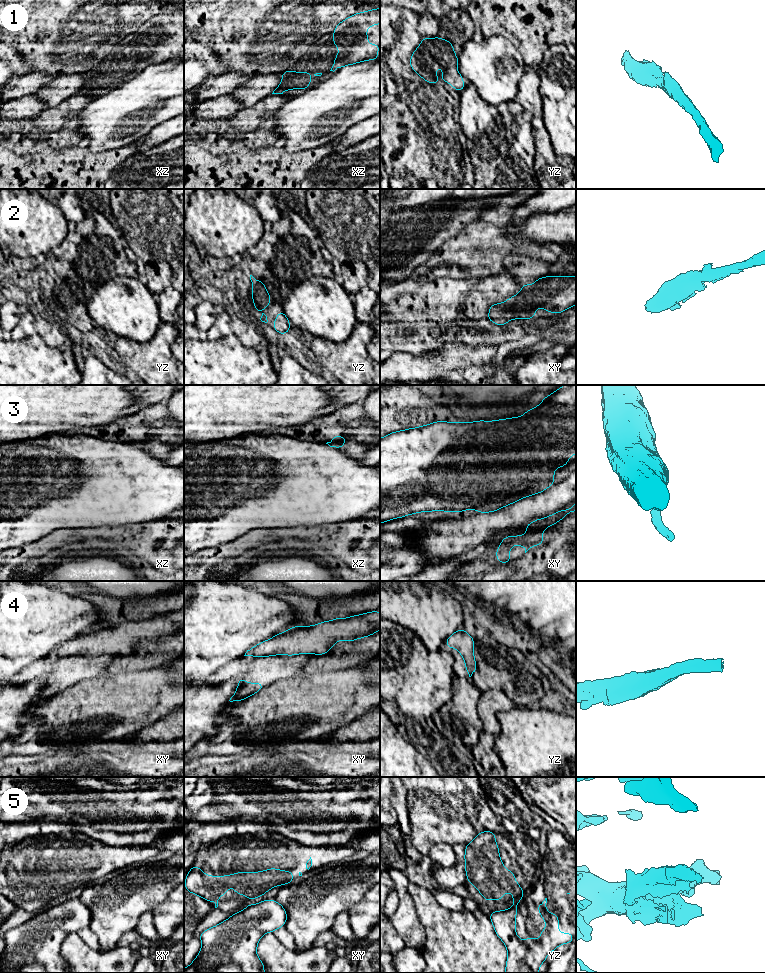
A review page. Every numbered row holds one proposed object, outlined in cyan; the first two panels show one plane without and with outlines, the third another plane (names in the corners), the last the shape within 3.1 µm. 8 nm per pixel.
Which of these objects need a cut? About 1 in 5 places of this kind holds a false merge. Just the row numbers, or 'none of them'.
3, 5

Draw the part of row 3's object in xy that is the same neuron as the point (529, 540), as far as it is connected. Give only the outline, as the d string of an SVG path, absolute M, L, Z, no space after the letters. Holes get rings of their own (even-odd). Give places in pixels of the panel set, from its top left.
M534 531L519 536L506 536L496 550L496 560L499 560L502 564L510 563L509 550L514 545L522 545L526 553L531 547L543 543L542 531Z

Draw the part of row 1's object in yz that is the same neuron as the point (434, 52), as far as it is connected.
M439 36L431 39L422 38L421 44L410 58L410 66L420 77L430 84L437 84L439 79L435 75L435 67L444 71L442 81L448 82L461 92L465 88L462 75L455 69L459 65L458 57L453 50L453 44Z

